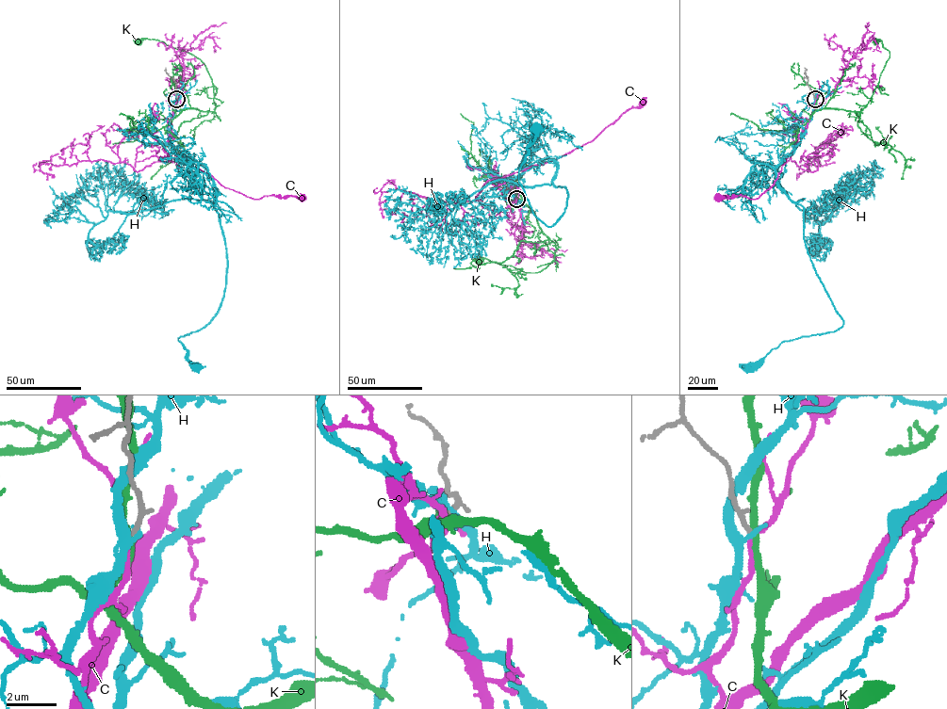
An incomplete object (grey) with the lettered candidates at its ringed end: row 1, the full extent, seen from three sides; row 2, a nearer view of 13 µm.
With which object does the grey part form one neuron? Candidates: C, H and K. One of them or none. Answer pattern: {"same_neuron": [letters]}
{"same_neuron": ["C"]}

